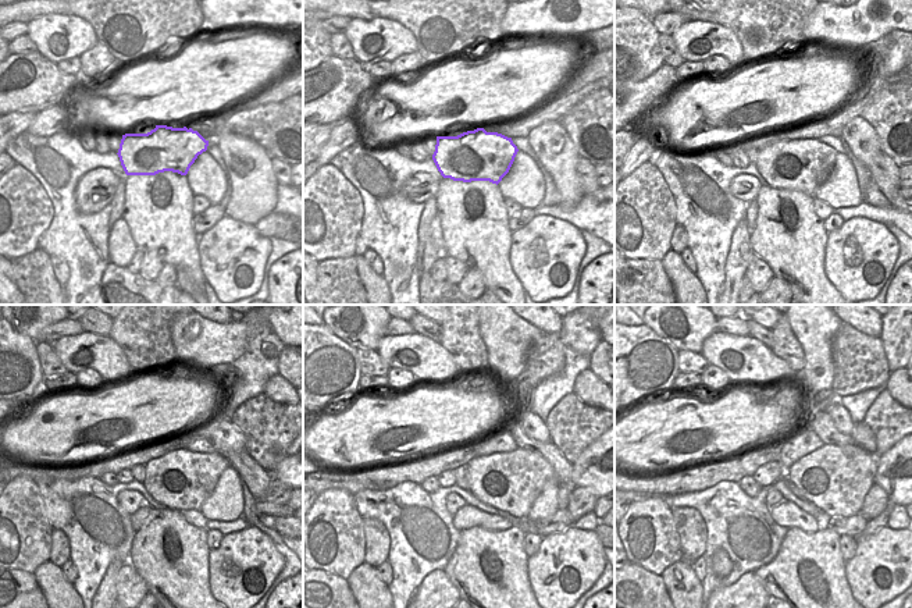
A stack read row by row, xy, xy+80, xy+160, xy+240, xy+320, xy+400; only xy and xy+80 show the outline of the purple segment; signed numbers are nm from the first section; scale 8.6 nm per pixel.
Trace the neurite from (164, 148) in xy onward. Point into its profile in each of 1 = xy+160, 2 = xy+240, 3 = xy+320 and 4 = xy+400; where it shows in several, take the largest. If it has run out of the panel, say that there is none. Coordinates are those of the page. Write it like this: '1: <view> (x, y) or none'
1: xy+160 (804, 166)
2: xy+240 (182, 480)
3: xy+320 (510, 482)
4: xy+400 (836, 479)

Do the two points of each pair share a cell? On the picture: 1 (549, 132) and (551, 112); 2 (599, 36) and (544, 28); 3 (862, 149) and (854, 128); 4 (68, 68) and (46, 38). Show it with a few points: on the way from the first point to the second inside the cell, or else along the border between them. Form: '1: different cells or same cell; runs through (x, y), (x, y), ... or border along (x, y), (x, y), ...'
1: different cells; border along (558, 120), (540, 124), (526, 137)
2: different cells; border along (599, 28), (579, 31), (569, 39)
3: same cell; runs through (862, 144), (858, 134)
4: different cells; border along (79, 54), (56, 63)

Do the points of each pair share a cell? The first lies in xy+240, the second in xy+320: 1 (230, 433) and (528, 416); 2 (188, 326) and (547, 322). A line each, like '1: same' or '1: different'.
1: same
2: different

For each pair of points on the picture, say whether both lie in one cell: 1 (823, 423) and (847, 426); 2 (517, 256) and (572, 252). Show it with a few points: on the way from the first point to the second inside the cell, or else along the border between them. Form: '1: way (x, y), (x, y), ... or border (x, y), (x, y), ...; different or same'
1: border (825, 411), (832, 423), (850, 436); different
2: way (531, 256), (535, 252), (544, 255), (558, 252); same

